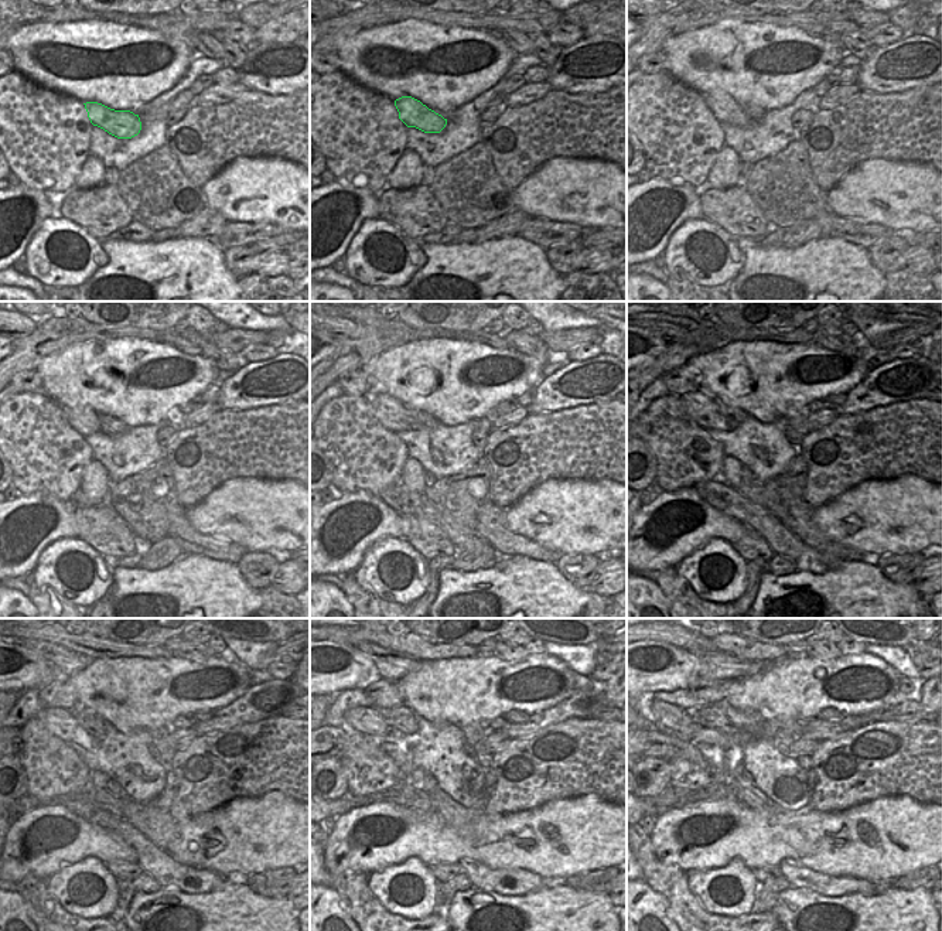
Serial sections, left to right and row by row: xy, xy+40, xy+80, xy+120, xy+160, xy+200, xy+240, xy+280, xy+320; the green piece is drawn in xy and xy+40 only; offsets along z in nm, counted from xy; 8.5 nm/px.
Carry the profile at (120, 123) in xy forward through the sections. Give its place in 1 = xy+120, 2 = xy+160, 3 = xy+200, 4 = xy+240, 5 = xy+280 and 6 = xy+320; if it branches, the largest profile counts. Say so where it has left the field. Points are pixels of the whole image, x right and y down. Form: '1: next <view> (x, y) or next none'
1: next xy+120 (85, 420)
2: next xy+160 (391, 413)
3: next xy+200 (702, 409)
4: next xy+240 (62, 723)
5: next xy+280 (369, 720)
6: next xy+320 (676, 720)

